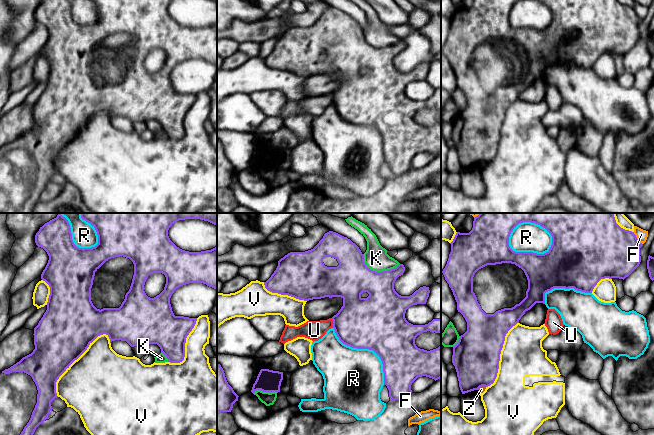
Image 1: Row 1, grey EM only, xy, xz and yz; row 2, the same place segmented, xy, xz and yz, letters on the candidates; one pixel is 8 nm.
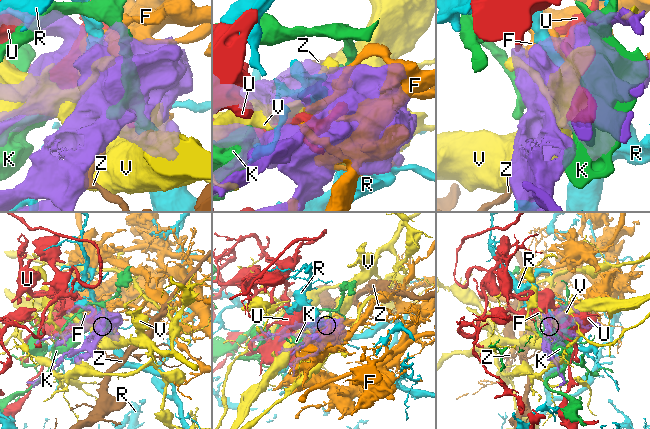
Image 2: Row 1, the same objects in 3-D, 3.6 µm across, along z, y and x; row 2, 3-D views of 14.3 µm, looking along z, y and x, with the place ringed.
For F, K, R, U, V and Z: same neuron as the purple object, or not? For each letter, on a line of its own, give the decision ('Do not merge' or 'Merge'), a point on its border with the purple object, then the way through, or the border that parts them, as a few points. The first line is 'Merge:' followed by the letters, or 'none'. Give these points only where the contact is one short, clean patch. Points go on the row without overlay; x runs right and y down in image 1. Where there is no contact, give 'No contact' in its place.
Merge: none
F: Do not merge. Touches purple at yz (636, 14)
K: Do not merge. Touches purple at xz (377, 48)
R: Do not merge. Touches purple at yz (527, 28)
U: Do not merge. Touches purple at xz (333, 99)
V: Do not merge. Touches purple at xy (73, 137)
Z: Do not merge. Touches purple at yz (481, 162)

